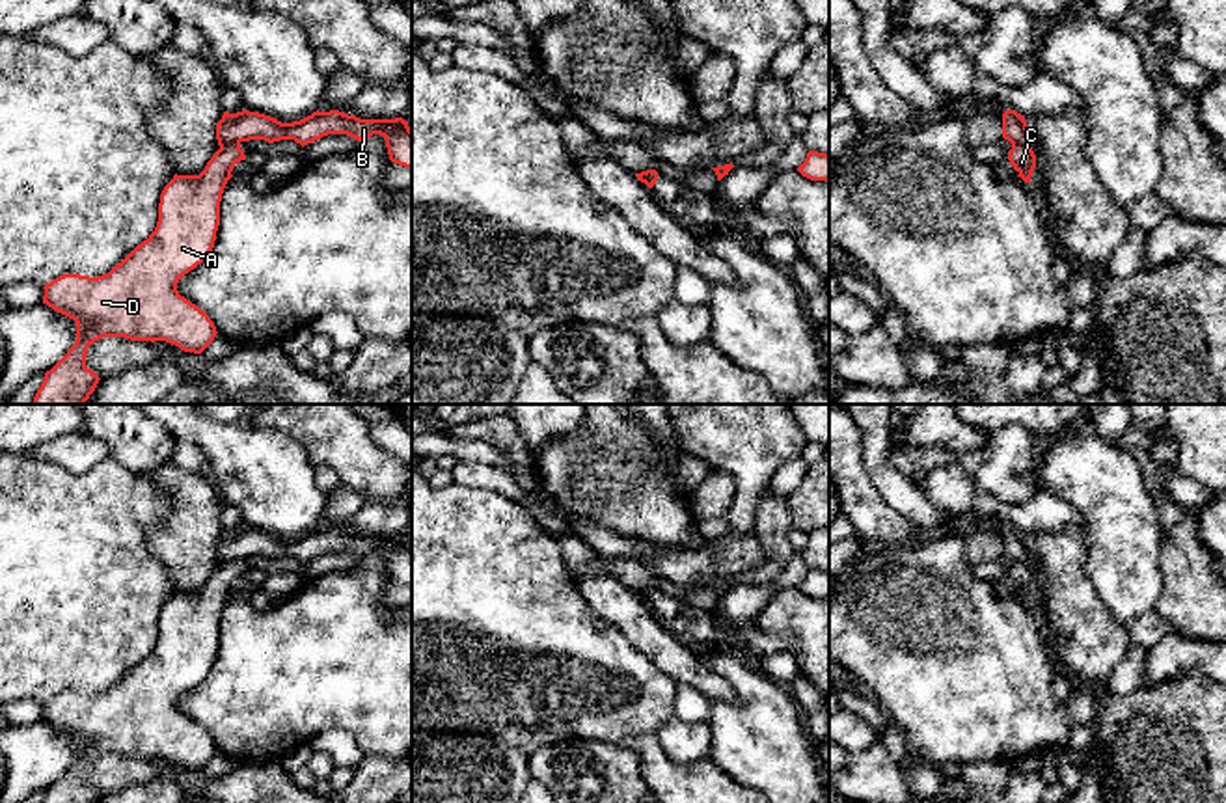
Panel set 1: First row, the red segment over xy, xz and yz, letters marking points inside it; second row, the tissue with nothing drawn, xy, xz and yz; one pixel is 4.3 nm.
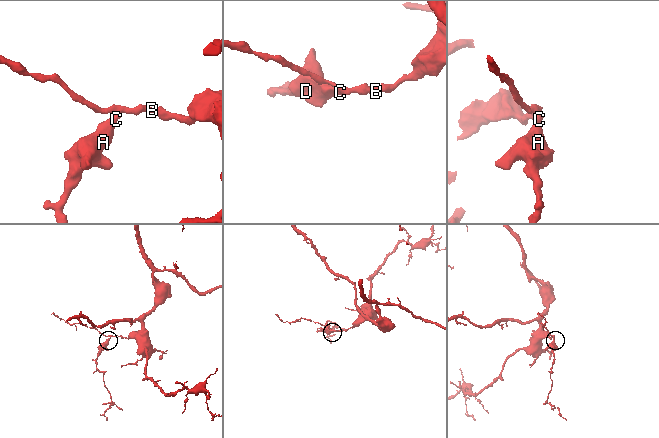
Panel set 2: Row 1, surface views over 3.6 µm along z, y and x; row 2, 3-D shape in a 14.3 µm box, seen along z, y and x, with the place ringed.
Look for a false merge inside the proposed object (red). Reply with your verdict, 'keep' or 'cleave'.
cleave

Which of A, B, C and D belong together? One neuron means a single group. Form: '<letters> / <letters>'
A C D / B

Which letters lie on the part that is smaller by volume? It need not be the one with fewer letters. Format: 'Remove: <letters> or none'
Remove: A, C, D

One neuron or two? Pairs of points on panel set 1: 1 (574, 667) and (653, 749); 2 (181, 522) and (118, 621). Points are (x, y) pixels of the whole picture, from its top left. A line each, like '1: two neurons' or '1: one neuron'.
1: two neurons
2: two neurons

